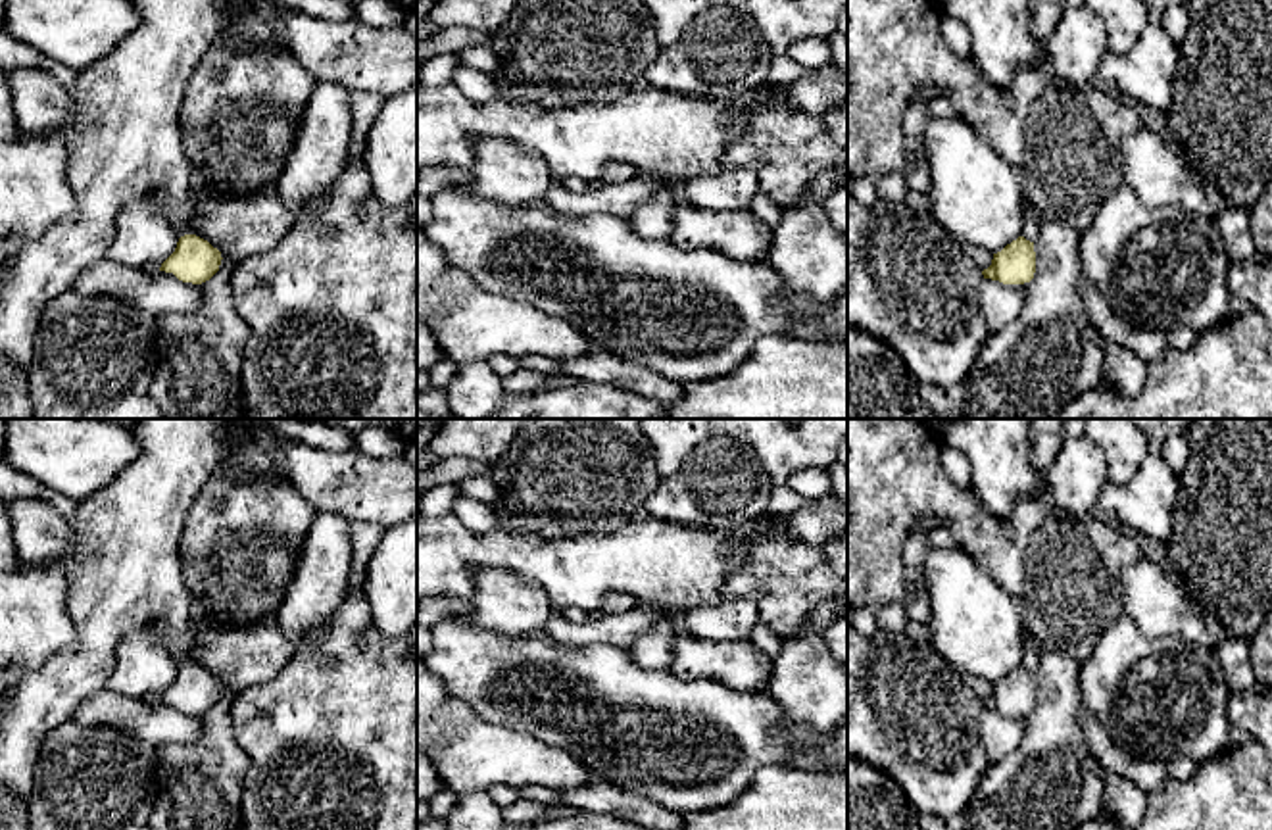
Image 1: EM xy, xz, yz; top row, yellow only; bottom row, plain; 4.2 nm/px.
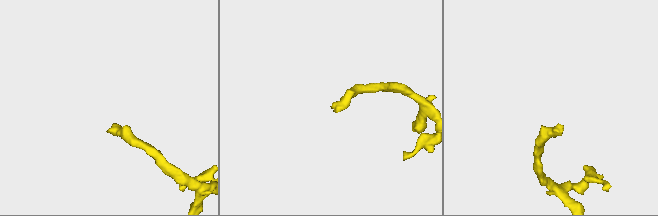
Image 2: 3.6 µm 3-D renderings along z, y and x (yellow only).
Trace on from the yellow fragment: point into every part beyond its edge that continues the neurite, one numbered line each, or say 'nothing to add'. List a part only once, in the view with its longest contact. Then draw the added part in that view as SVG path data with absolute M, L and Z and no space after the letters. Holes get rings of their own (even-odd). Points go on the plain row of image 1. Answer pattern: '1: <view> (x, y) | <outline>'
1: xy (123, 569) | M138 419L131 428L140 444L138 457L127 465L108 486L96 490L83 501L67 521L71 546L60 555L67 580L67 613L73 621L77 642L58 649L40 667L8 667L0 671L0 795L13 801L29 801L40 744L50 732L71 719L73 711L90 696L108 688L115 669L115 649L133 630L161 621L181 644L175 655L181 667L190 661L190 632L194 596L183 578L179 544L186 515L204 484L225 453L225 436L232 419Z

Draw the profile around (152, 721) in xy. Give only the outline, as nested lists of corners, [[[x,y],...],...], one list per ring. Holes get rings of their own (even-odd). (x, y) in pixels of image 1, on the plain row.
[[[110,688],[79,703],[69,720],[111,726],[156,747],[202,740],[198,715],[183,713],[173,703],[135,697]]]

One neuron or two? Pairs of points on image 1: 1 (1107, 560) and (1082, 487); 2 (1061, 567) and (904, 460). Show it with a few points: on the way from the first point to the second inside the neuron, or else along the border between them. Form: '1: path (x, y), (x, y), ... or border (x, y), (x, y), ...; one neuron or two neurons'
1: border (1051, 508), (1088, 517); two neurons
2: border (1050, 508), (1028, 540), (1027, 581), (1021, 588); two neurons

